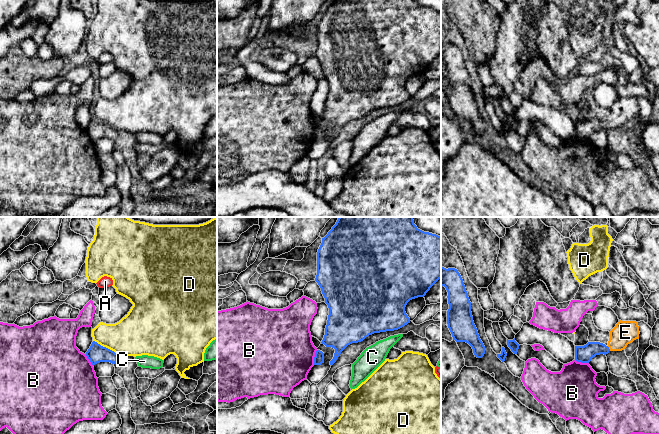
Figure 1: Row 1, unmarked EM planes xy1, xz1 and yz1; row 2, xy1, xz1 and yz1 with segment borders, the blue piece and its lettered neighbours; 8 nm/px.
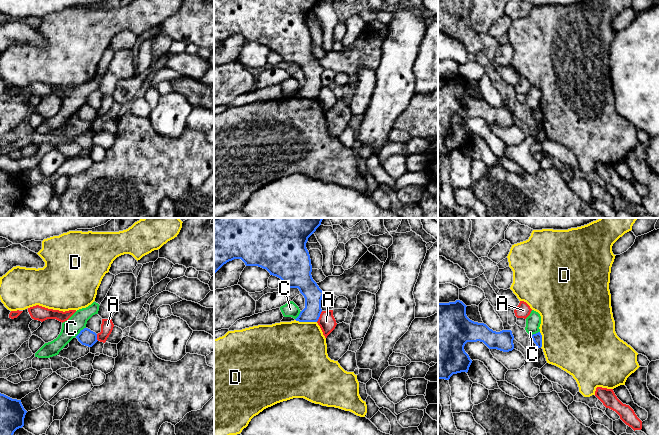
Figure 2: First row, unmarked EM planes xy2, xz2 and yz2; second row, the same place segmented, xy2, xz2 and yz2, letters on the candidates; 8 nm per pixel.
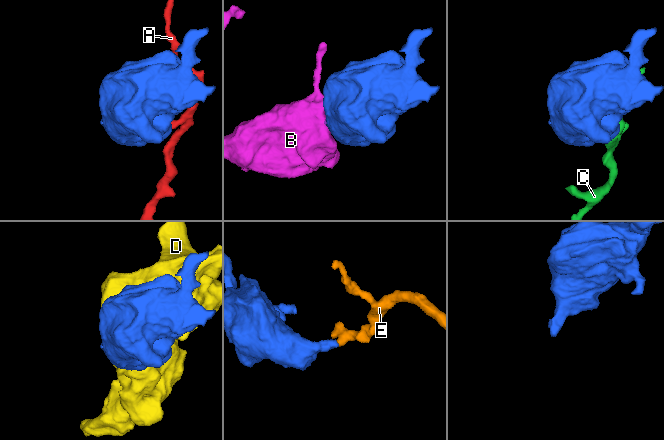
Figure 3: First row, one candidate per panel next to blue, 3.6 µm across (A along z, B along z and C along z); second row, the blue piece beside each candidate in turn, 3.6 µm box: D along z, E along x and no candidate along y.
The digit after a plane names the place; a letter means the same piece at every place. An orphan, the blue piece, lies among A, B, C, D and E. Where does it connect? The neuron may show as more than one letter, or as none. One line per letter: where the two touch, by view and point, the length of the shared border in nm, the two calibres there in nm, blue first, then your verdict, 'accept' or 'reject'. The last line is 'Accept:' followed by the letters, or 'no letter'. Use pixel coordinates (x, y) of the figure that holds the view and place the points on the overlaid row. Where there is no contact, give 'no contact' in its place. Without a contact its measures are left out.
A: contact xz2 (319, 316); length 100 nm; calibres 150 and 140 nm; reject
B: contact xz1 (314, 357); length 120 nm; calibres 80 and 500 nm; reject
C: contact xy2 (80, 331); length 120 nm; calibres 130 and 150 nm; reject
D: contact xy1 (105, 347); length 240 nm; calibres 150 and 320 nm; reject
E: contact yz1 (608, 348); length 50 nm; calibres 140 and 190 nm; accept
Accept: E

